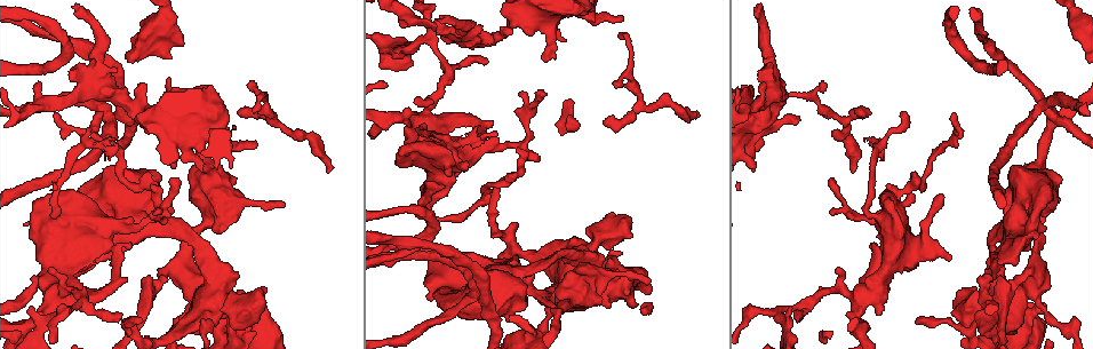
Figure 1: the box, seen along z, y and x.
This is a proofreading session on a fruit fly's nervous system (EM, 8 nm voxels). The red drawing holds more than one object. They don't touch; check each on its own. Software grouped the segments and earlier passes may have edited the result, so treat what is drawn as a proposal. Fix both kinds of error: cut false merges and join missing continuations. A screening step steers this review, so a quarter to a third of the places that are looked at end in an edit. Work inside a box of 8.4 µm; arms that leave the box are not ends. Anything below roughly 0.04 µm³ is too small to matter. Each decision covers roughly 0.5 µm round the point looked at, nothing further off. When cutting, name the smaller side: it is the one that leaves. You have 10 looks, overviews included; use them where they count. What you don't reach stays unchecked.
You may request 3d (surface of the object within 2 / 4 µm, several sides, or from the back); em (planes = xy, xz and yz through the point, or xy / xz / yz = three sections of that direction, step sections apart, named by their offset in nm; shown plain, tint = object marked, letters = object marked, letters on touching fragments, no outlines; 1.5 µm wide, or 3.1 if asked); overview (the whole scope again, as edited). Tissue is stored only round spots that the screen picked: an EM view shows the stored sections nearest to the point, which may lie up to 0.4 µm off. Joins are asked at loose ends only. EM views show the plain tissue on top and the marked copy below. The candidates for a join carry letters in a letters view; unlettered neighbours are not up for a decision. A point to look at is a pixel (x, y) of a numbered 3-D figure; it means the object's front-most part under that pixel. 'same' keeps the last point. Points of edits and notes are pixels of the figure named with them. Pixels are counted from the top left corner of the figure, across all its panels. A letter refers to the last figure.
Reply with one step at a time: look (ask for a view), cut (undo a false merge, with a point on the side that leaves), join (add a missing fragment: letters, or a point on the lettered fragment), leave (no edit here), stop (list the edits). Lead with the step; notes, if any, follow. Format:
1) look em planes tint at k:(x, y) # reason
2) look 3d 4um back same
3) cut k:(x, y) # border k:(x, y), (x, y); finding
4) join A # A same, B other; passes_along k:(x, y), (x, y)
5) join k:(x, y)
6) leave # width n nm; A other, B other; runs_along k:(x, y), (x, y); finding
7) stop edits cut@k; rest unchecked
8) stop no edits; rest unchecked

look em planes letters at 1:(144, 83) # free end

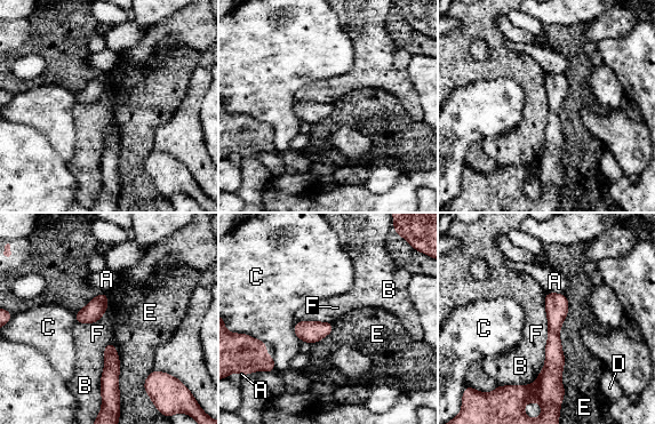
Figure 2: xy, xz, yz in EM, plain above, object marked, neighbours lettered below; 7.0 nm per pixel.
leave # longest_contact E 550 nm; A other, B other, C other, D other, E other, F other; runs_along 2:(548, 295), (553, 302), (553, 359); none of them fits

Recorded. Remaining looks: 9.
look em planes letters at 1:(613, 85) # thin end

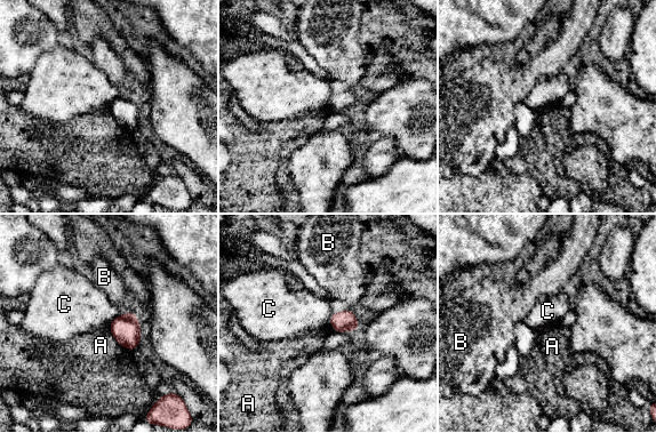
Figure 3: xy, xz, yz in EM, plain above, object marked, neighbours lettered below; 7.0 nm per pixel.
leave # longest_contact A 260 nm; A other, B other, C other; border 3:(332, 312), (330, 326), (335, 331); no lettered fragment goes on from it

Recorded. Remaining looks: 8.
look 3d 4um at 1:(430, 38) # two arms in line, one across

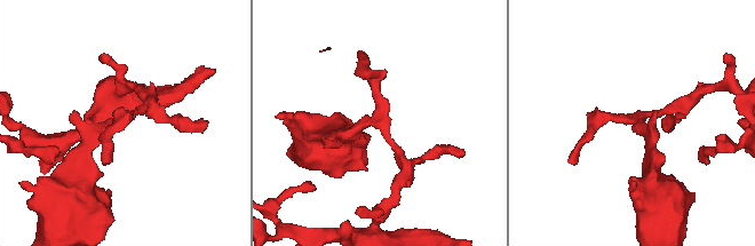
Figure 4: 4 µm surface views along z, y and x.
look em planes tint at 4:(640, 118)

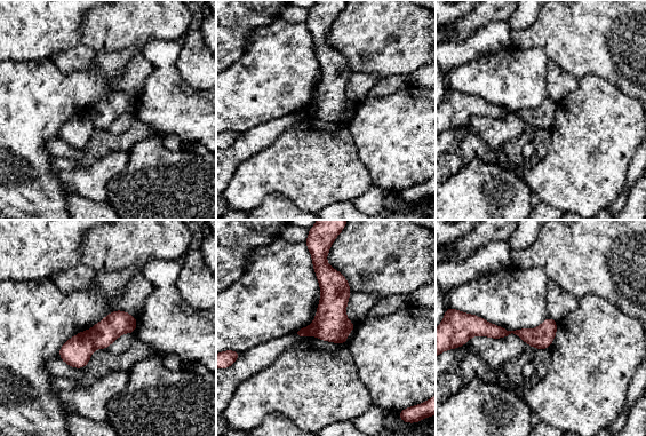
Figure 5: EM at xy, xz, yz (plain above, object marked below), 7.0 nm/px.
look em planes letters same # see the neighbours

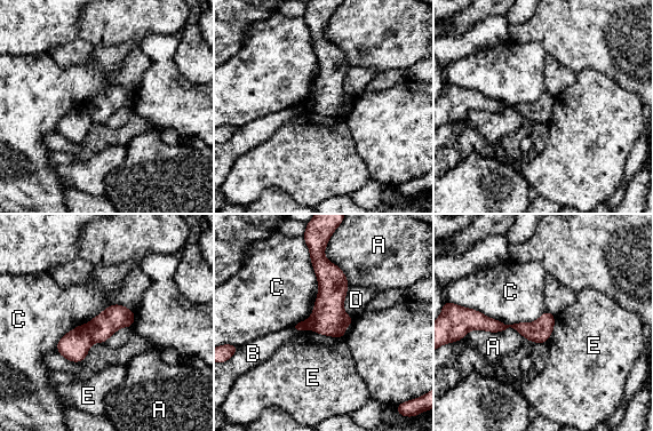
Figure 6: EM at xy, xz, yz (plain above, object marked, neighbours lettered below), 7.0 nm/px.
cut 6:(74, 345) # A other, B other, C other, D other, E other; two neurons meet here

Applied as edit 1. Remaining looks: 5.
look em planes letters at 1:(870, 245) # free end

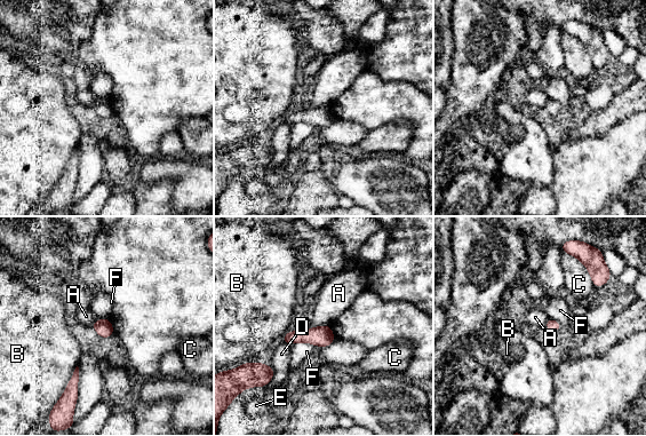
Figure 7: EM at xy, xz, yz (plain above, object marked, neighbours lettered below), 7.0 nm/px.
leave # A other, B other, C other, D other, E other, F other; border 7:(329, 324), (312, 326), (308, 330); no lettered fragment goes on from it

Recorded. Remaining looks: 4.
stop edits cut@6; rest unchecked

